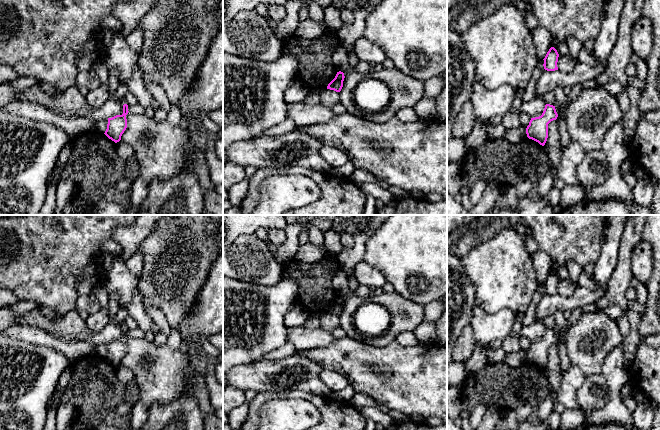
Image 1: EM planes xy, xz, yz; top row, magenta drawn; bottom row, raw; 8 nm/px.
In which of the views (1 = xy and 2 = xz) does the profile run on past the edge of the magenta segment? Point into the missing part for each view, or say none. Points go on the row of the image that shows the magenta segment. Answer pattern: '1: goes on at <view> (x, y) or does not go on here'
1: does not go on here
2: does not go on here

